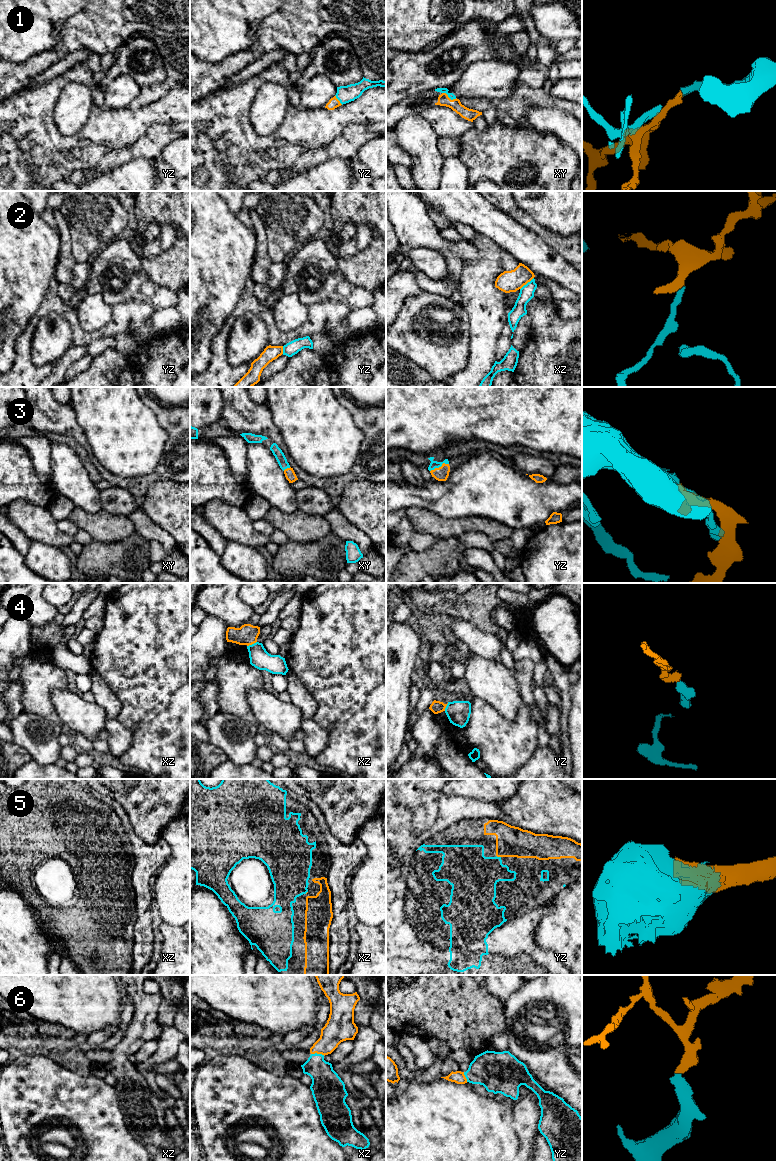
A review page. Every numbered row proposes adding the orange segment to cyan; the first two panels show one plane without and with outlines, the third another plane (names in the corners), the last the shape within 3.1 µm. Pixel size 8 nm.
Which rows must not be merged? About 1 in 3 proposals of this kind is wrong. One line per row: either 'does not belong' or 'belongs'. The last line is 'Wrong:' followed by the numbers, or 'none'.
1: belongs
2: does not belong
3: belongs
4: does not belong
5: belongs
6: belongs
Wrong: 2, 4

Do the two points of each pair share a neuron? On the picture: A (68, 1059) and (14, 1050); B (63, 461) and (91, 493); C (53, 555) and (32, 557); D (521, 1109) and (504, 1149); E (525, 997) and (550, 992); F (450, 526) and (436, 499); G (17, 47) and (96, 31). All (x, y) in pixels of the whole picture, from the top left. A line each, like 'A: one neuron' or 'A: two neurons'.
A: one neuron
B: one neuron
C: one neuron
D: two neurons
E: one neuron
F: two neurons
G: two neurons

